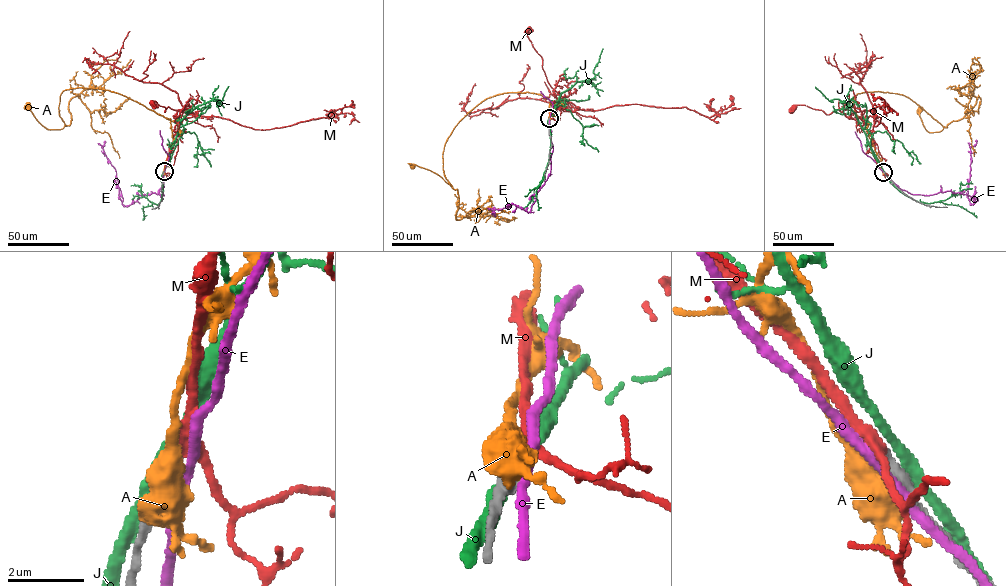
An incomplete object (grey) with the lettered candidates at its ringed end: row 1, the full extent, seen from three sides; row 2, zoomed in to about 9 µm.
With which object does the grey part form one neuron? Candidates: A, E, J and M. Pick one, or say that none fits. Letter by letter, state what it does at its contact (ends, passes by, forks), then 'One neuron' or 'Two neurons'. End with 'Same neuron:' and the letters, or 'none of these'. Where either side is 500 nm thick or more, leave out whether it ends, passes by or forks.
A: Two neurons
E: It passes by. Two neurons
J: It passes by. Two neurons
M: It passes by. One neuron
Same neuron: M

